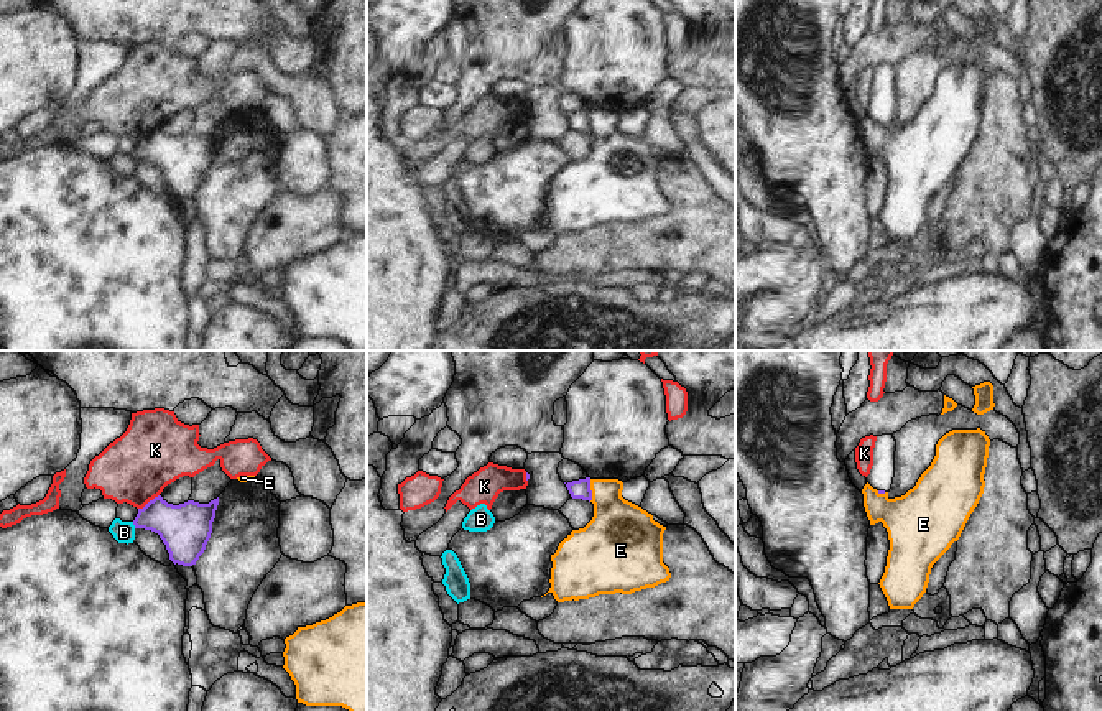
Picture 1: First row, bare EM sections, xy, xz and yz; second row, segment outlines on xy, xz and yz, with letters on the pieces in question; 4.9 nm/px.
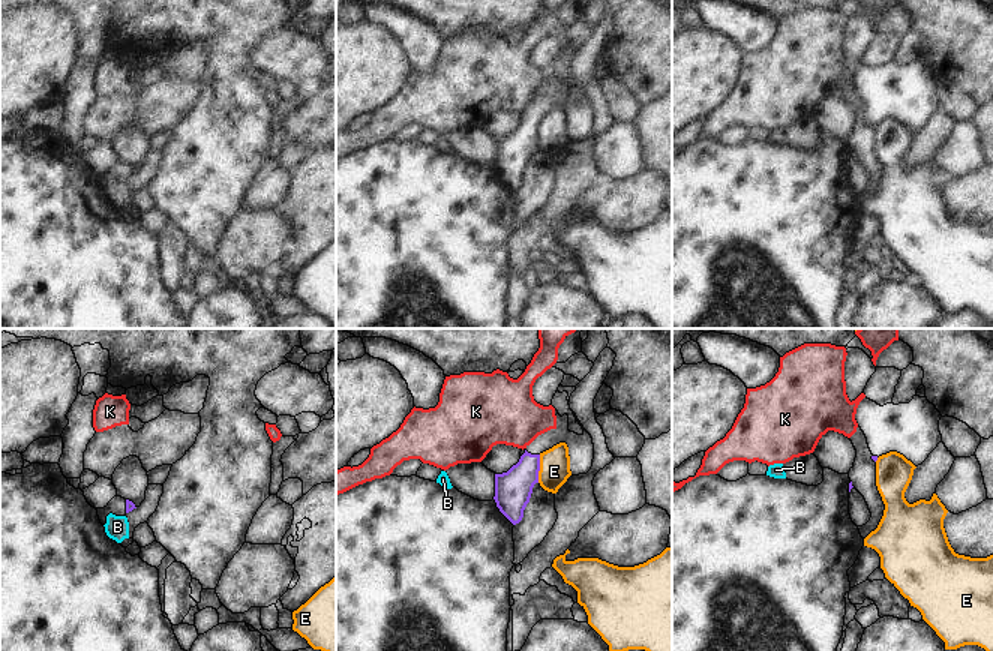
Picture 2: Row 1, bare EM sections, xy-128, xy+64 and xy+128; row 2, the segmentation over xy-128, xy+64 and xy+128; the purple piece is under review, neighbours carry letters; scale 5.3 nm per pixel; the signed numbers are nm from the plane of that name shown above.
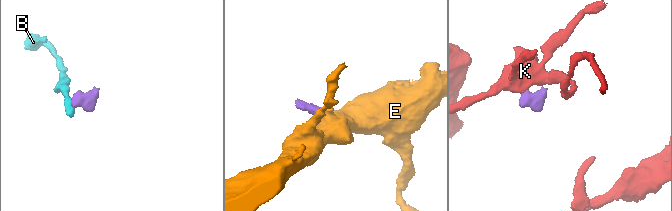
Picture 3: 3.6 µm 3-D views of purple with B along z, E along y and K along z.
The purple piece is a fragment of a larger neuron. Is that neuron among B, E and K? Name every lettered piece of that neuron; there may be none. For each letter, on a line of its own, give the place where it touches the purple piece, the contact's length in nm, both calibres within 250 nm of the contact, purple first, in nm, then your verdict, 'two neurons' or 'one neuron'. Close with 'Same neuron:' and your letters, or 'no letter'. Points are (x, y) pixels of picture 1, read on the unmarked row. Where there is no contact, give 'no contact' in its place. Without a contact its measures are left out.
B: xy (134, 155) | 40 nm | 240/110 nm | two neurons
E: xz (591, 122) | 110 nm | 100/300 nm | two neurons
K: xy (150, 132) | 130 nm | 240/340 nm | two neurons
Same neuron: no letter

